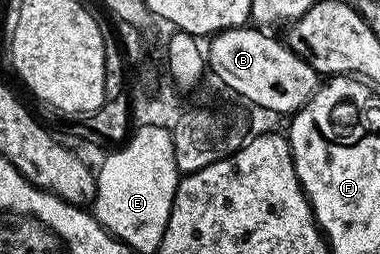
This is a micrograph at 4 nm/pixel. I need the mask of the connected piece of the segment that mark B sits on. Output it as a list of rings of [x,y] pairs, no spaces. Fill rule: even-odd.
[[[244,25],[221,30],[210,39],[206,48],[206,64],[209,71],[234,94],[246,102],[271,110],[274,114],[292,116],[317,92],[320,75],[289,45],[268,35],[256,26]]]

